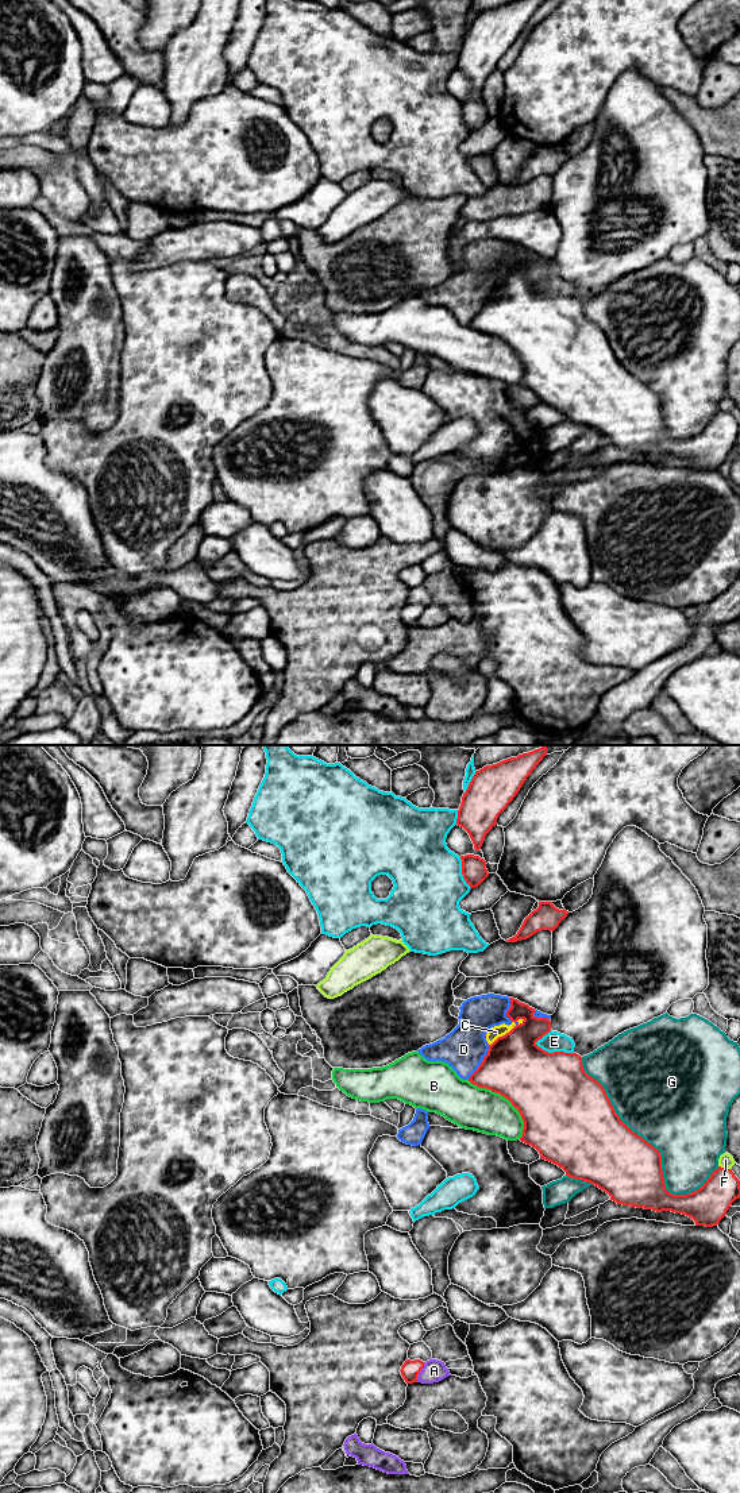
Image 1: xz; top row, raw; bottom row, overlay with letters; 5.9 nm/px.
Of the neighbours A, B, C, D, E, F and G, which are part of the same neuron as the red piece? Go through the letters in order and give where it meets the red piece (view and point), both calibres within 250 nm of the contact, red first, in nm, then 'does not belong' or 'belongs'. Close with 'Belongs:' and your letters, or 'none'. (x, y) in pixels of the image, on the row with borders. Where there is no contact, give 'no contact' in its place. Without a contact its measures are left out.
A: xz (420, 1370) | 110/140 nm | does not belong
B: xz (507, 1098) | 440/260 nm | does not belong
C: xz (507, 1033) | 380/70 nm | does not belong
D: xz (482, 1061) | 380/260 nm | does not belong
E: xz (554, 1052) | 460/120 nm | does not belong
F: xz (725, 1168) | 220/90 nm | does not belong
G: xz (642, 1138) | 420/500 nm | does not belong
Belongs: none

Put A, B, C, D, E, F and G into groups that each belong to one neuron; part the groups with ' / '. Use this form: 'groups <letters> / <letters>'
groups A / B / C D / E / F / G

